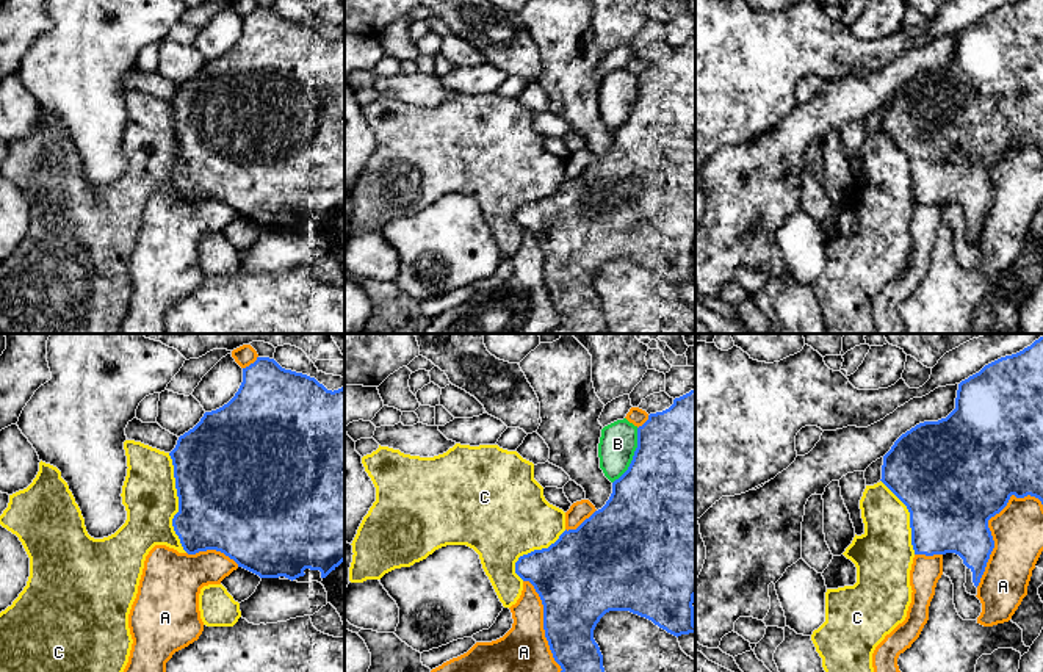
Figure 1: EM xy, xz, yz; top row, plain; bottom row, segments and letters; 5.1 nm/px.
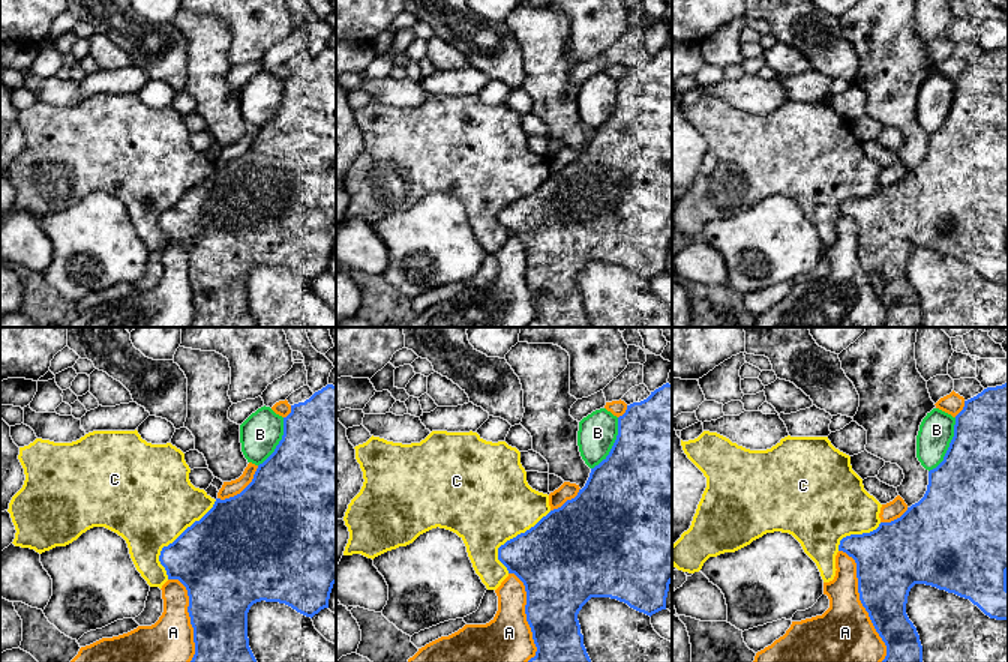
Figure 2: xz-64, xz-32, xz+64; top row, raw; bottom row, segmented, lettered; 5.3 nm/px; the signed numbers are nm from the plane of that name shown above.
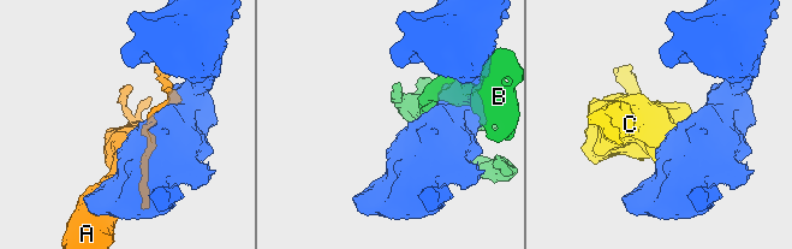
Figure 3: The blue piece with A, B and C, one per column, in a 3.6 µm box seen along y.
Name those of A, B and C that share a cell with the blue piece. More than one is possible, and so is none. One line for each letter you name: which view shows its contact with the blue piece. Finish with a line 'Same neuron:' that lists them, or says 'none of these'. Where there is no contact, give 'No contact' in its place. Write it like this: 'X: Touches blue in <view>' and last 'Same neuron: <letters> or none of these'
Same neuron: none of these

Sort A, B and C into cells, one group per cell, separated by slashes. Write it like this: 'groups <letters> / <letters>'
groups A / B / C

